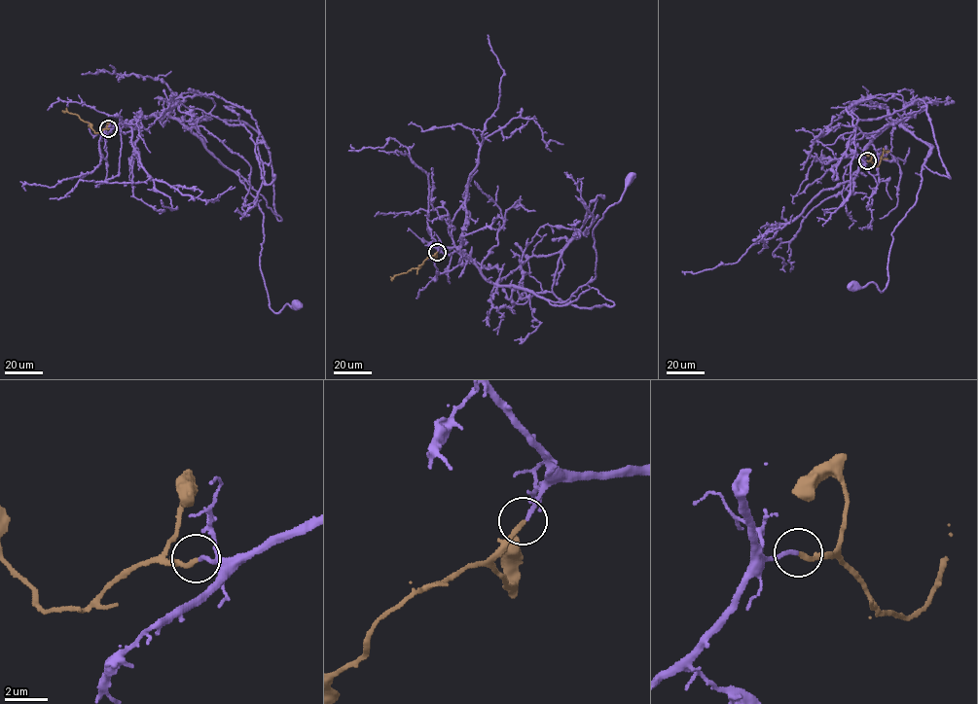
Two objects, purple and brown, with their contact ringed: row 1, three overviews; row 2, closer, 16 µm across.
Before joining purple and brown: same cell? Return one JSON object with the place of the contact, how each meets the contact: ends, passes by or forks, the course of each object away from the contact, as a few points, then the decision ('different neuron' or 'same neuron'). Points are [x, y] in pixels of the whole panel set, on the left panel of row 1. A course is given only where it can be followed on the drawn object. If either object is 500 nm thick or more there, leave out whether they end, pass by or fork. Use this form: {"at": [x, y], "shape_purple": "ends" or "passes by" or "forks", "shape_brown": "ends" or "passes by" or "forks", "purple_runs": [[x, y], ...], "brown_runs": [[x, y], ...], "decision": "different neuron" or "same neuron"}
{"at": [108, 128], "shape_purple": "ends", "shape_brown": "ends", "purple_runs": [[109, 128], [158, 114], [190, 128], [238, 176], [263, 214], [260, 268], [270, 307], [278, 313], [296, 304]], "brown_runs": [[109, 128], [95, 133], [91, 125], [77, 115], [63, 112]], "decision": "same neuron"}

